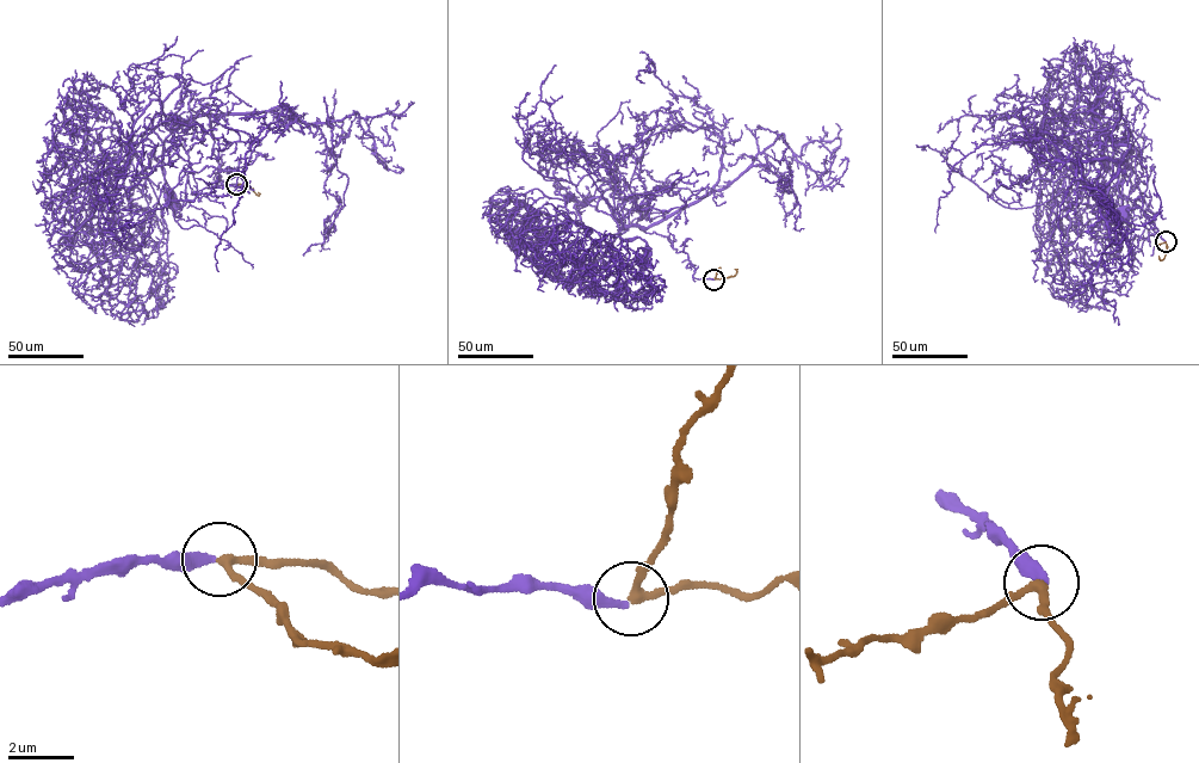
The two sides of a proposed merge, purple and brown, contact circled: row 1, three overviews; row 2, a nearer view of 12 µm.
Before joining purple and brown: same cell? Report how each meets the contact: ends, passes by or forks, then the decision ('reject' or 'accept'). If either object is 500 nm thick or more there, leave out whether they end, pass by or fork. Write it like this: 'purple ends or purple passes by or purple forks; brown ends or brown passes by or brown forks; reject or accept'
purple ends; brown passes by; accept

